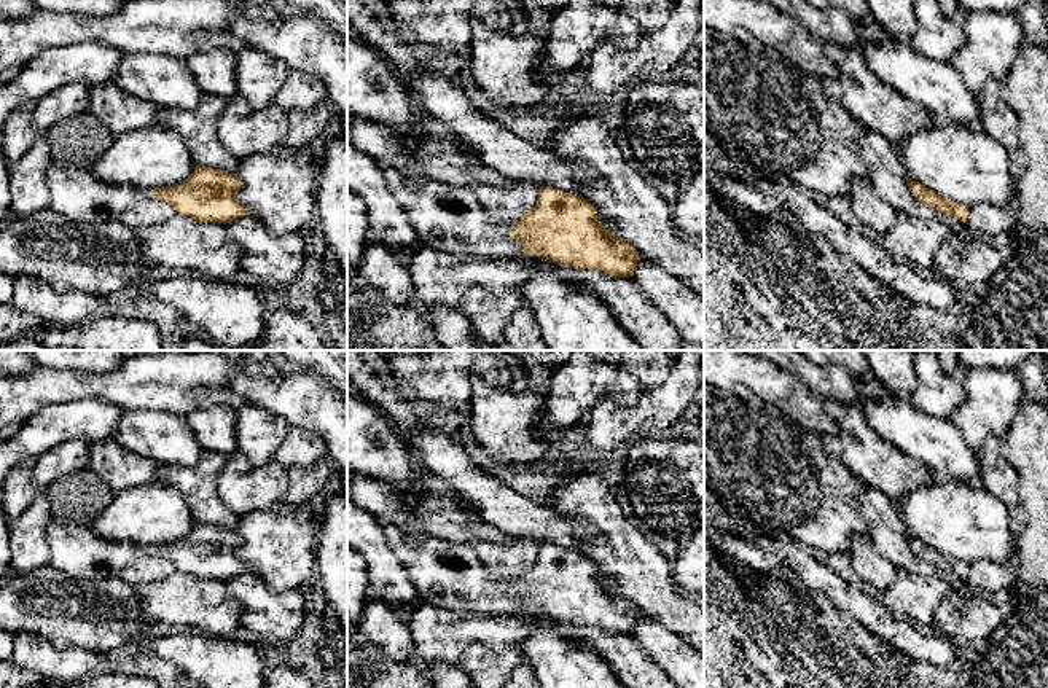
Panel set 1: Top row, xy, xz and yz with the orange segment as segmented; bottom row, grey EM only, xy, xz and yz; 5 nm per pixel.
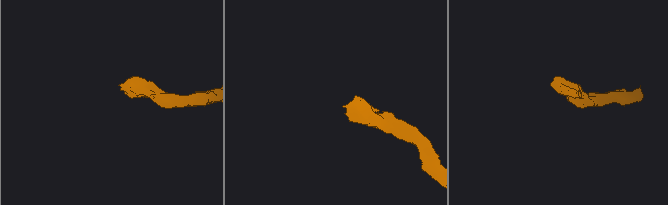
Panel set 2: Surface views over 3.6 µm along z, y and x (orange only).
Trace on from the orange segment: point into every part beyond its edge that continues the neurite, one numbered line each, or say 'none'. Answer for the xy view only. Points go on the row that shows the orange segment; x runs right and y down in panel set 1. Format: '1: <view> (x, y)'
1: xy (77, 195)

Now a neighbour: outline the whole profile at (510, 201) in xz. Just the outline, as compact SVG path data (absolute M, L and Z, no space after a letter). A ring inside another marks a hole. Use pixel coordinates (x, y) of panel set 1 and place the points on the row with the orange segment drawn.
M506 180L500 186L479 183L471 190L495 223L514 223L537 204L540 186L529 180Z

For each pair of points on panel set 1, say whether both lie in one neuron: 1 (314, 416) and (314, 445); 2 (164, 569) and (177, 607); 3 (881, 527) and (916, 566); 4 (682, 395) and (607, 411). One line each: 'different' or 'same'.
1: different
2: different
3: same
4: same

